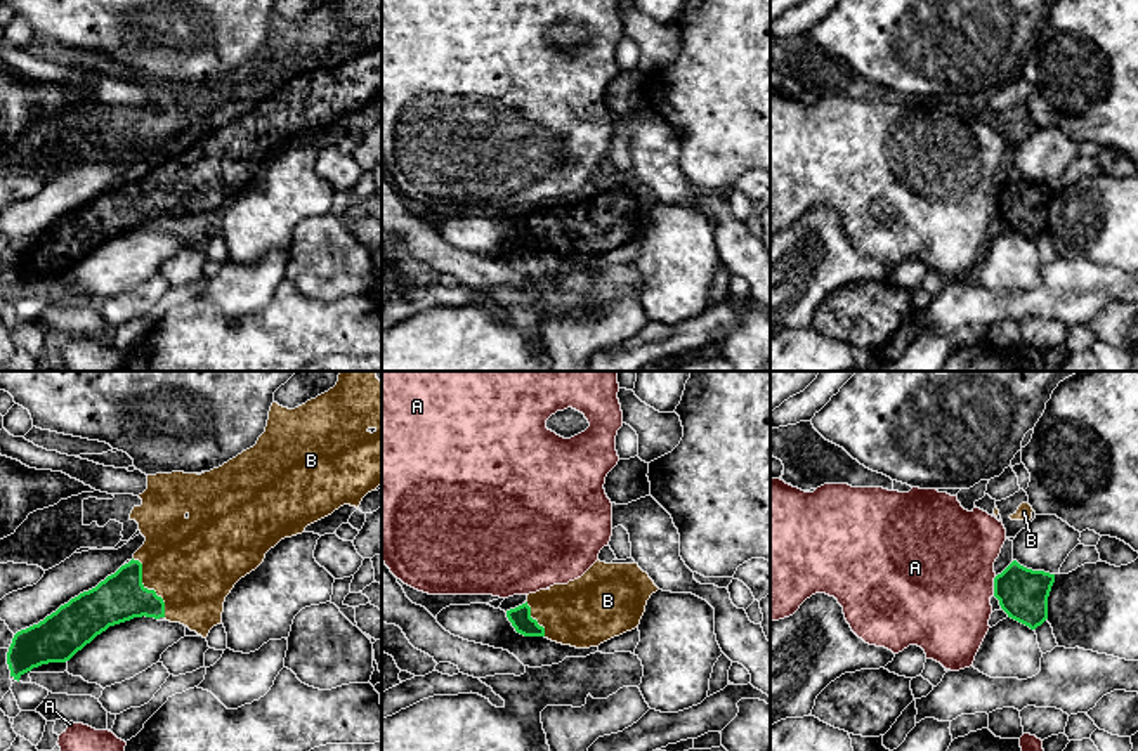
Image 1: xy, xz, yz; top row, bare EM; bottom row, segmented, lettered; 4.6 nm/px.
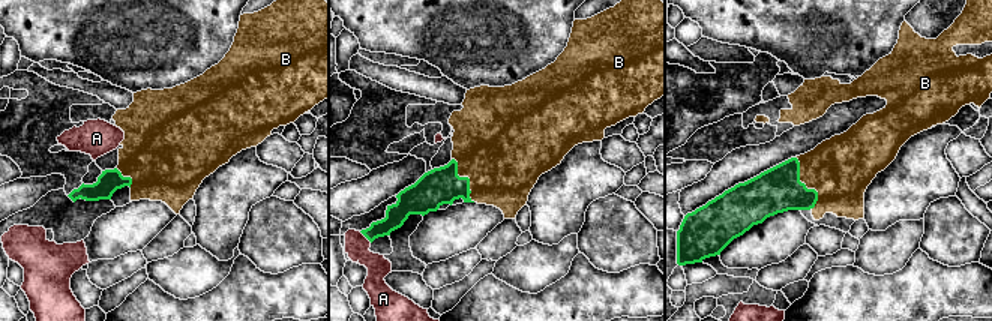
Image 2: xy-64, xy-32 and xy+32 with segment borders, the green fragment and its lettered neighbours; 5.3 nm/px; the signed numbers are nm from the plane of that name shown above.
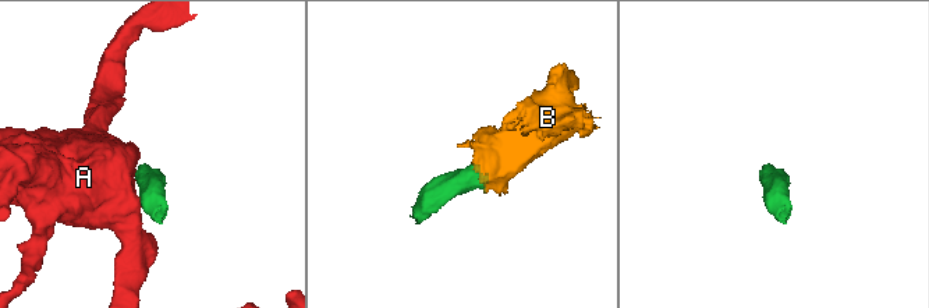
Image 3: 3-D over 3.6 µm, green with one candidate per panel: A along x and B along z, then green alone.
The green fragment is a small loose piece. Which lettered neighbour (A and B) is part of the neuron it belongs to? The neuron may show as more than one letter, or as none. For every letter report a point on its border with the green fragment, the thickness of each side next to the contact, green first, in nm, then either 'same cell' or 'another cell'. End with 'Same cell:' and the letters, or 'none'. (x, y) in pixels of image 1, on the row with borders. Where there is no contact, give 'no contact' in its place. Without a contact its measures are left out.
A: yz (994, 585) | 240/500 nm | another cell
B: xy (146, 588) | 220/420 nm | same cell
Same cell: B

